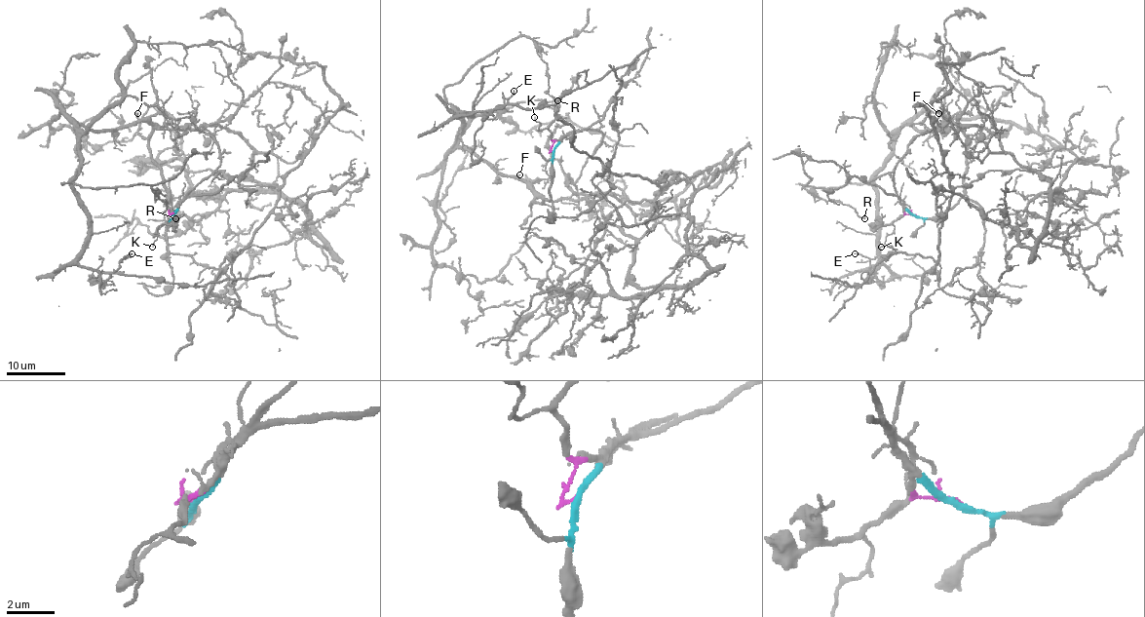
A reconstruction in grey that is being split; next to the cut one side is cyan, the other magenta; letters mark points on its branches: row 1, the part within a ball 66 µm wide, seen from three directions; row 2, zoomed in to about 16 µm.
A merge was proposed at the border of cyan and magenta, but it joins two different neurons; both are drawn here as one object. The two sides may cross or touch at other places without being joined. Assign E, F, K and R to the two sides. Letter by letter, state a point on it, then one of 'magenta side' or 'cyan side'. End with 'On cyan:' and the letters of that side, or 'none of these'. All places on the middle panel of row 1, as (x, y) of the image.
E: at (514, 91); cyan side
F: at (519, 174); cyan side
K: at (534, 117); magenta side
R: at (557, 100); cyan side
On cyan: E, F, R

